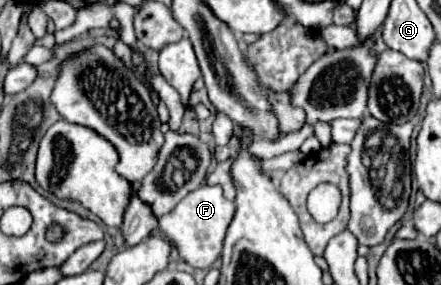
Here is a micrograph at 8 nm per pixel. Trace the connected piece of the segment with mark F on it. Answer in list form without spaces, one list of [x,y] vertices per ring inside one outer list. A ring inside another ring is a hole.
[[[203,183],[199,189],[187,195],[173,211],[169,211],[167,215],[163,215],[163,219],[159,219],[159,231],[171,243],[175,243],[179,257],[185,263],[189,263],[191,267],[209,269],[215,263],[215,259],[221,255],[225,231],[233,219],[233,213],[235,213],[235,203],[223,197],[223,189],[219,185],[211,187]]]

